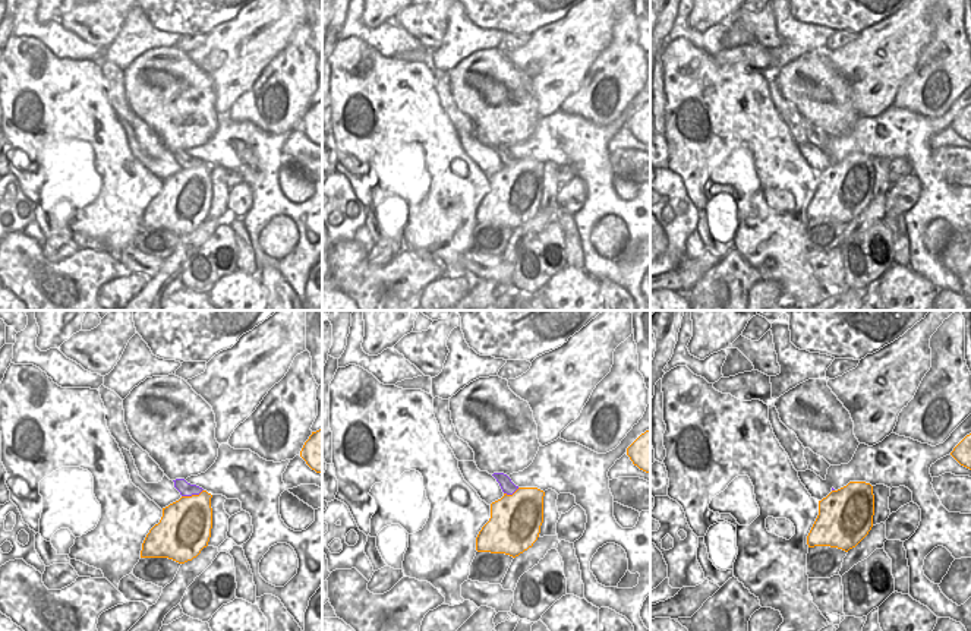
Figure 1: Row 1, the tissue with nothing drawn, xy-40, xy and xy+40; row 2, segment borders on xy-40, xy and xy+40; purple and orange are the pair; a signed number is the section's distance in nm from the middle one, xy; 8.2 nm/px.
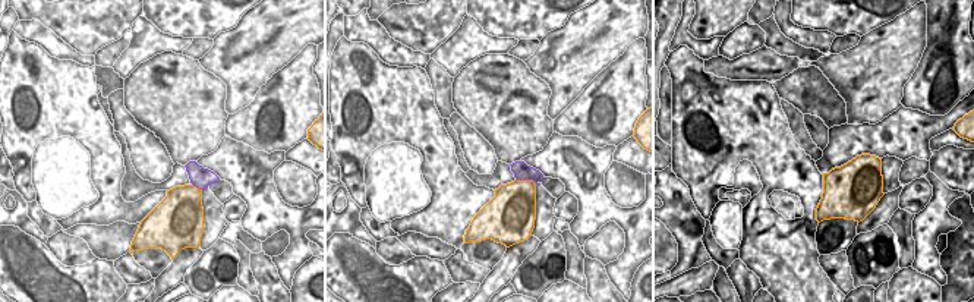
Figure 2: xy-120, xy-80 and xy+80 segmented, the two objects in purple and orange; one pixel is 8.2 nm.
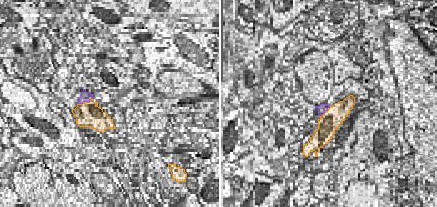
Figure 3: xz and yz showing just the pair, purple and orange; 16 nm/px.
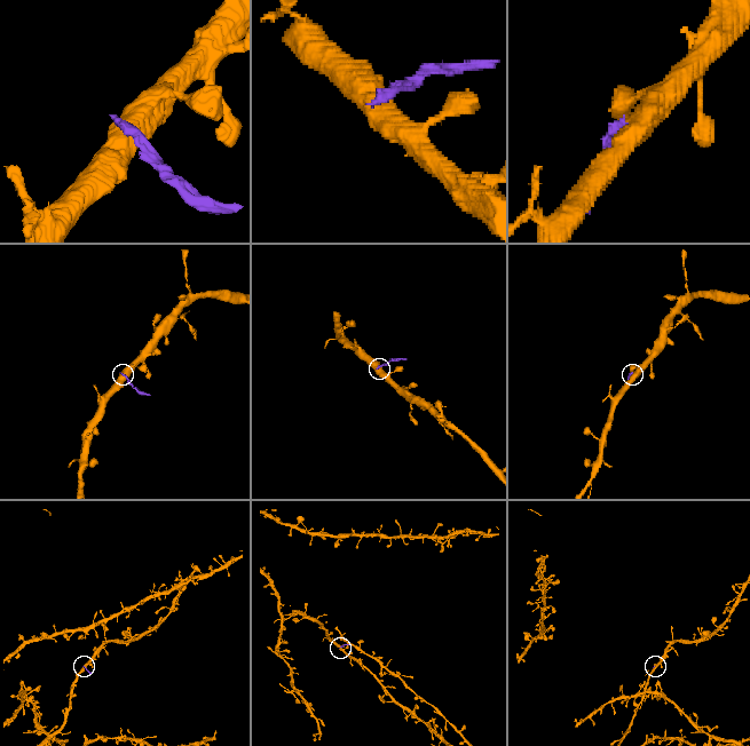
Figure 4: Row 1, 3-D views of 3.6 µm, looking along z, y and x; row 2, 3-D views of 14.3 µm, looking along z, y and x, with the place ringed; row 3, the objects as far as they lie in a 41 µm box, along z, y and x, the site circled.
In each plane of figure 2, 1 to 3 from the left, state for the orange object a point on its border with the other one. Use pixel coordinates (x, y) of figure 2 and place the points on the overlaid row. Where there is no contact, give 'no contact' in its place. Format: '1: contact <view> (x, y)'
1: contact xy-120 (196, 186)
2: contact xy-80 (526, 179)
3: no contact

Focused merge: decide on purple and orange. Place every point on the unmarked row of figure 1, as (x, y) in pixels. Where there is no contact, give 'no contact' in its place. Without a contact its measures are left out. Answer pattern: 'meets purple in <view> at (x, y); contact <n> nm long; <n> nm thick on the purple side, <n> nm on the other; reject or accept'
meets purple in xy-40 at (192, 166); contact 190 nm long; 120 nm thick on the purple side, 400 nm on the other; reject

